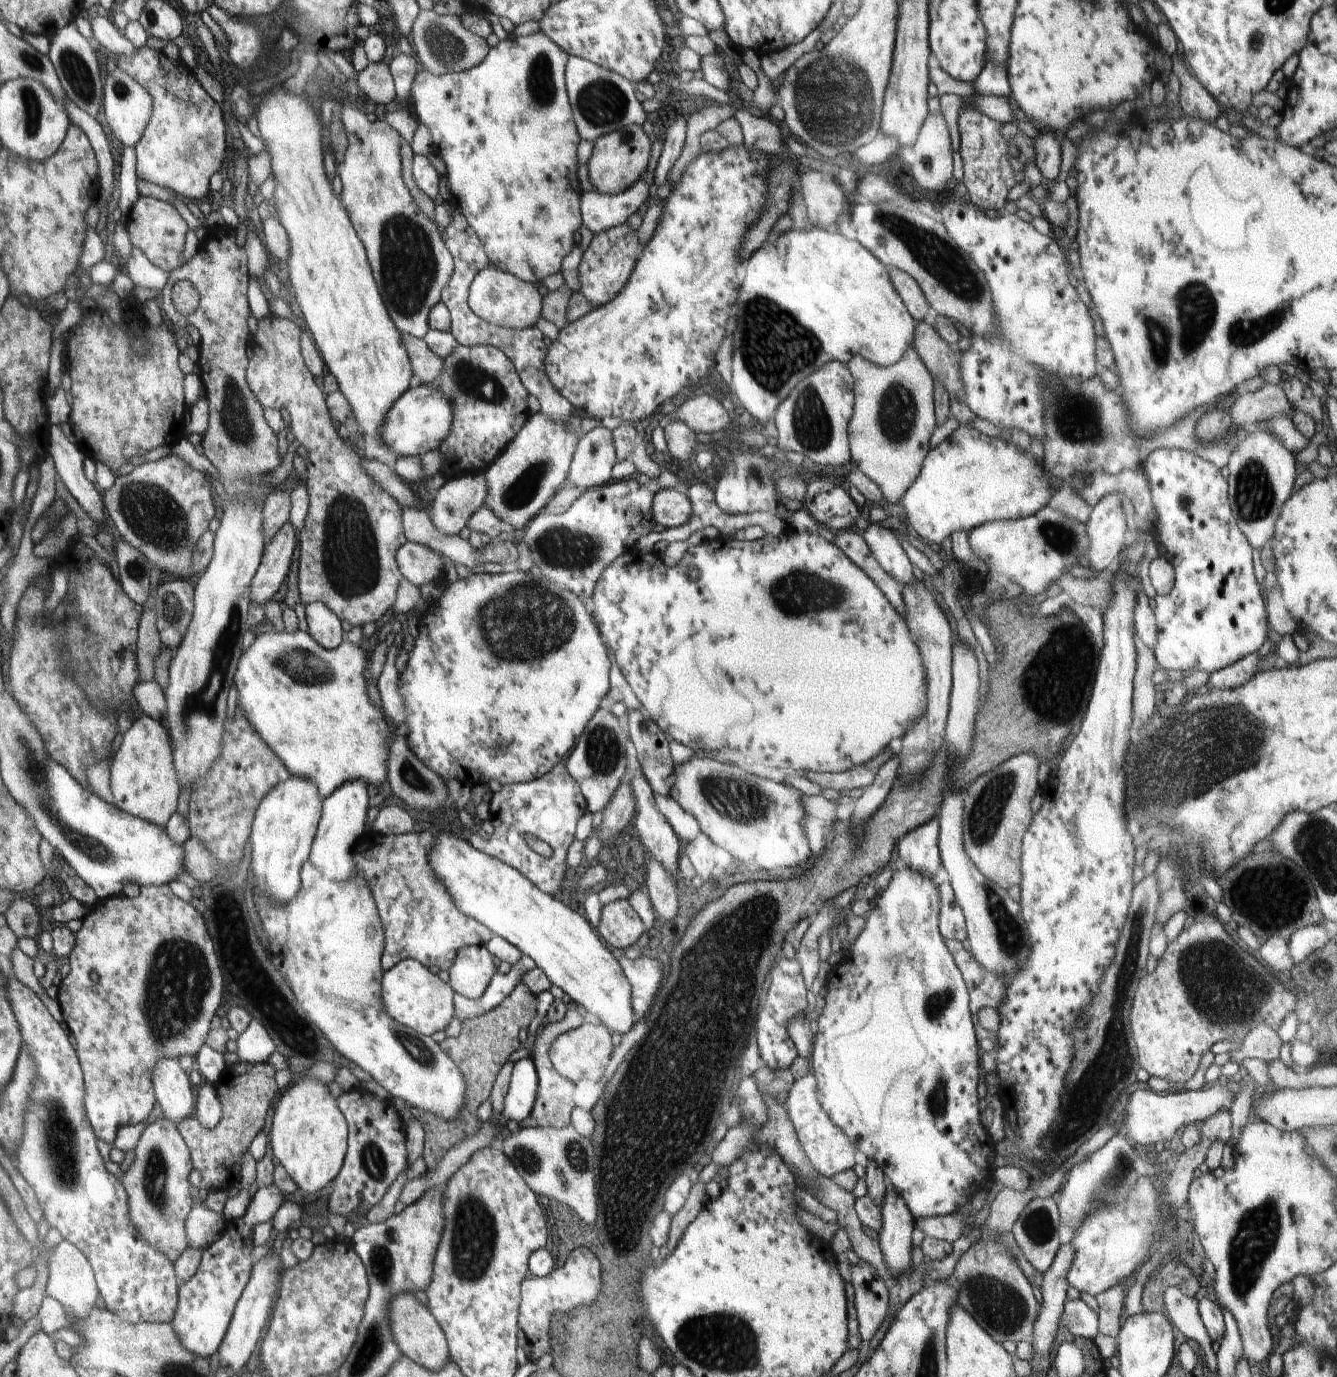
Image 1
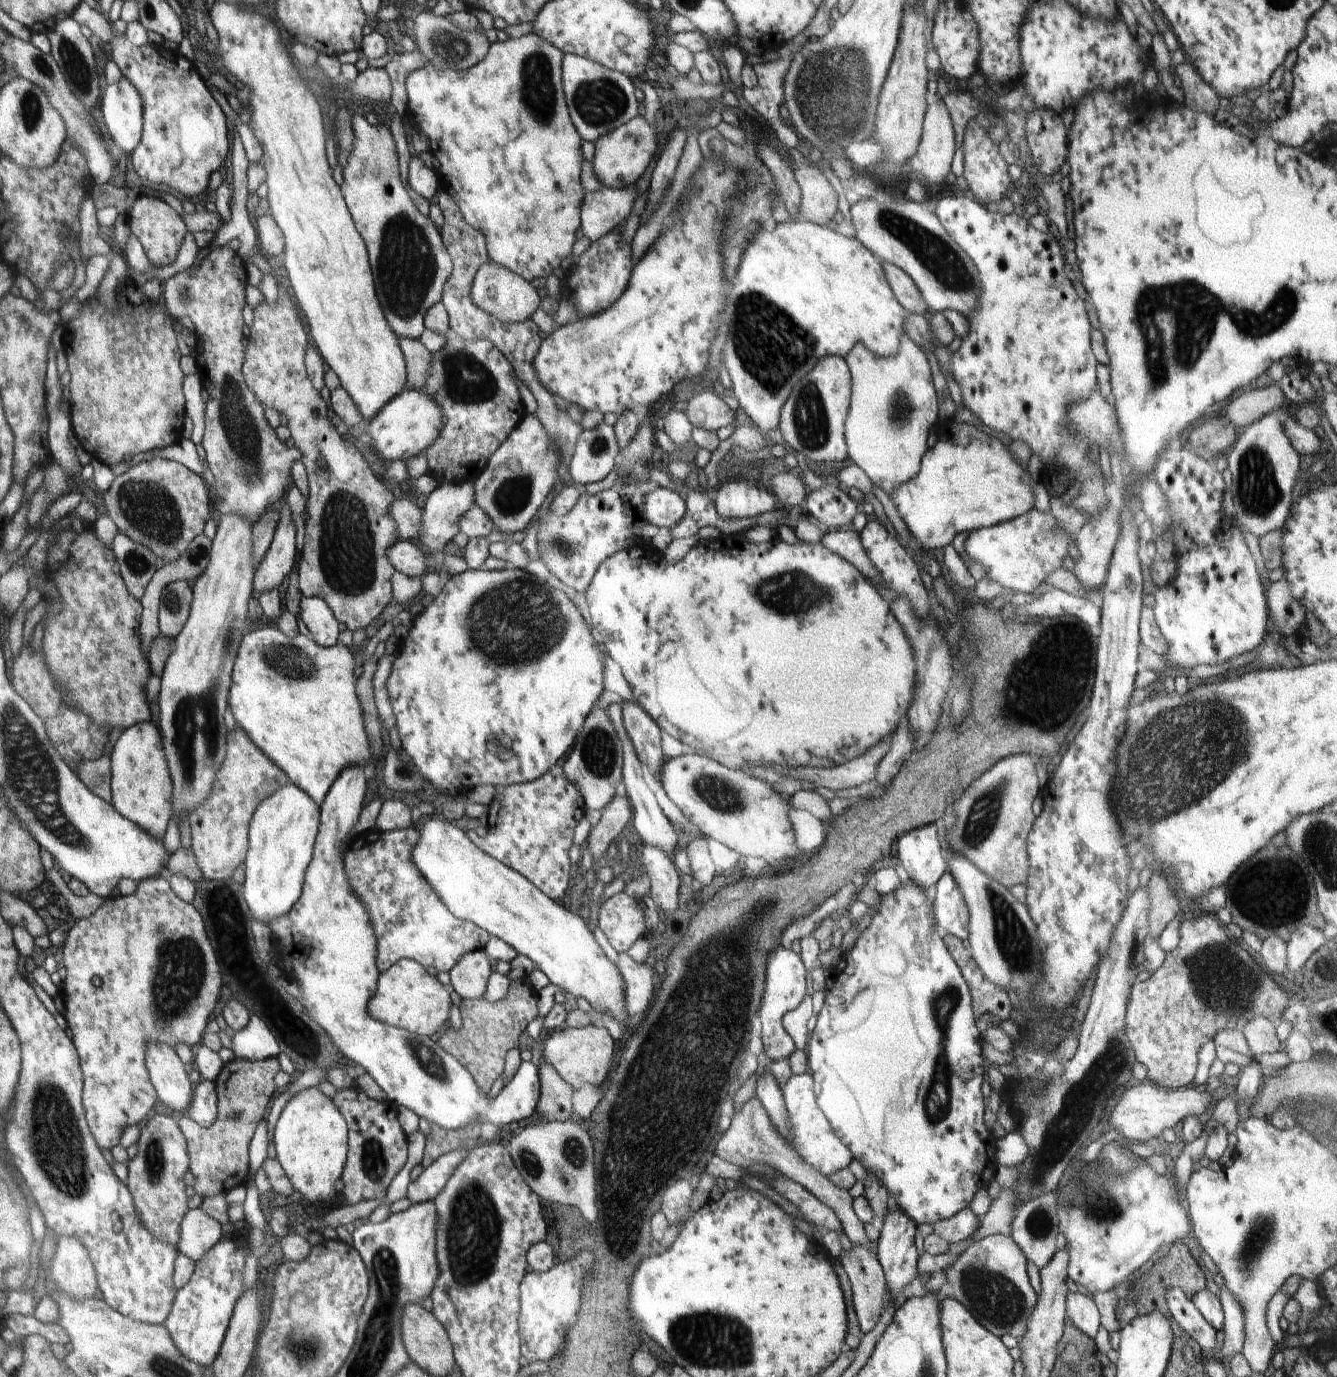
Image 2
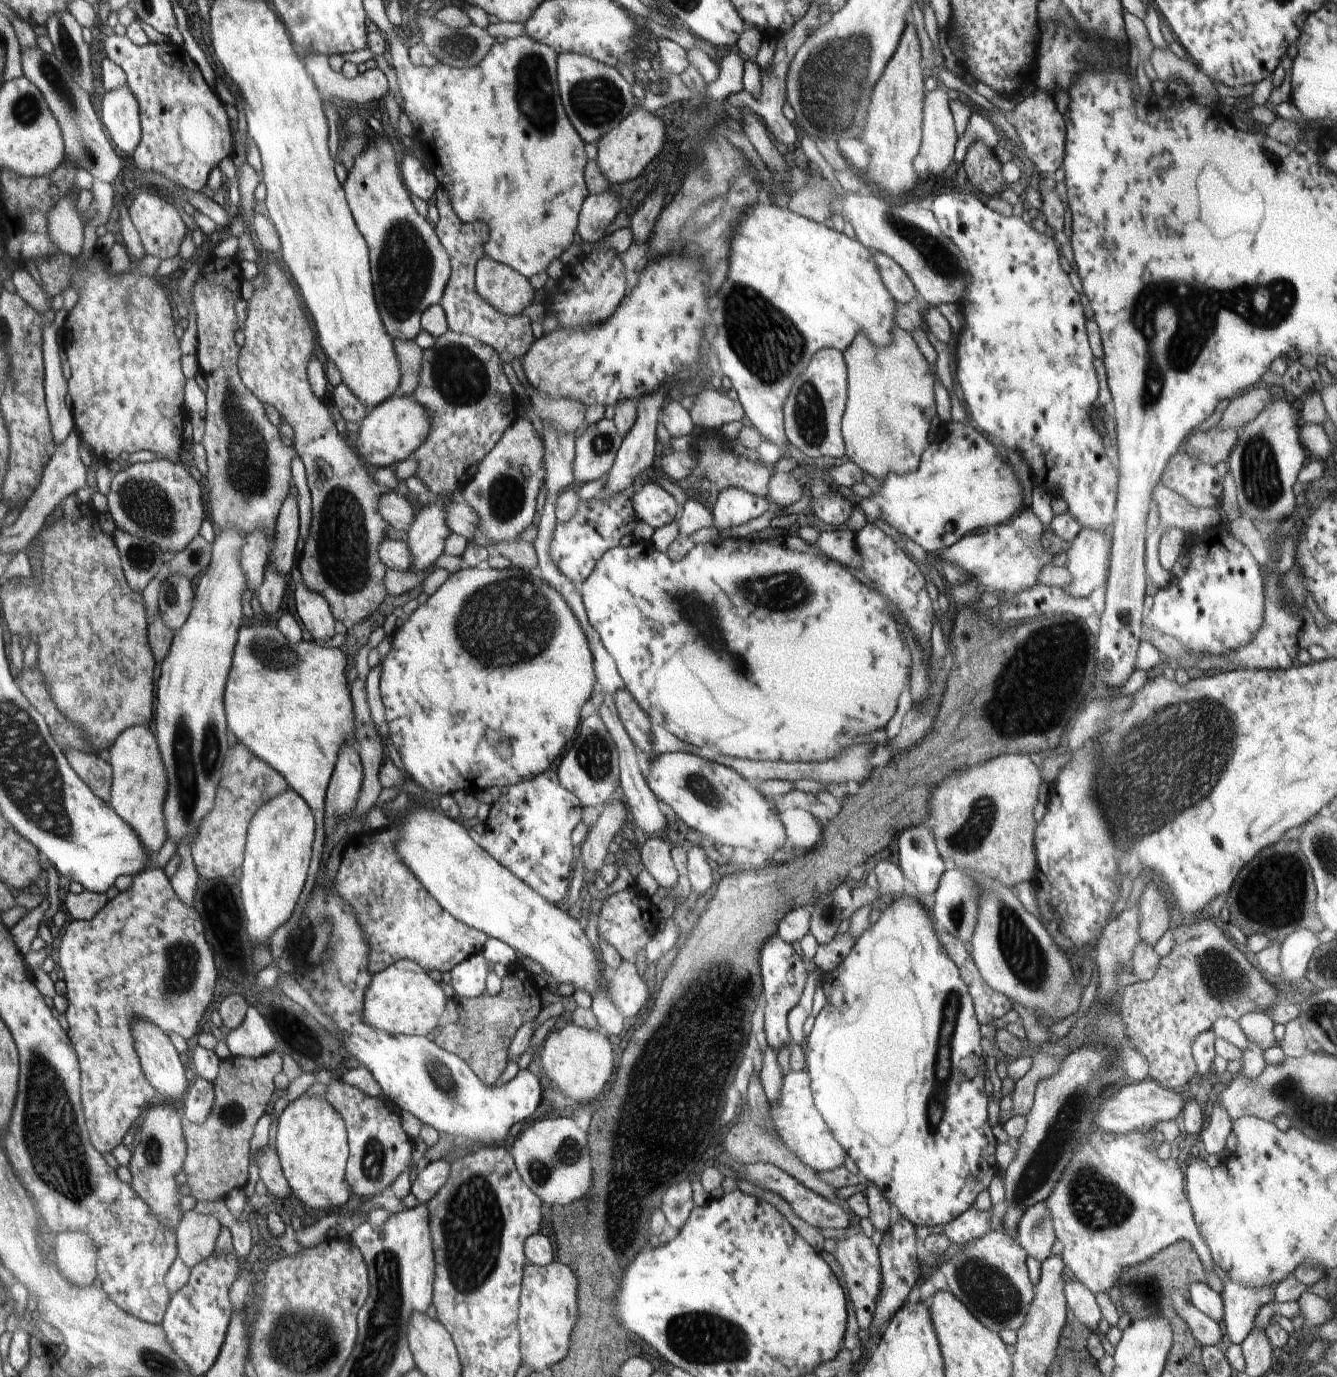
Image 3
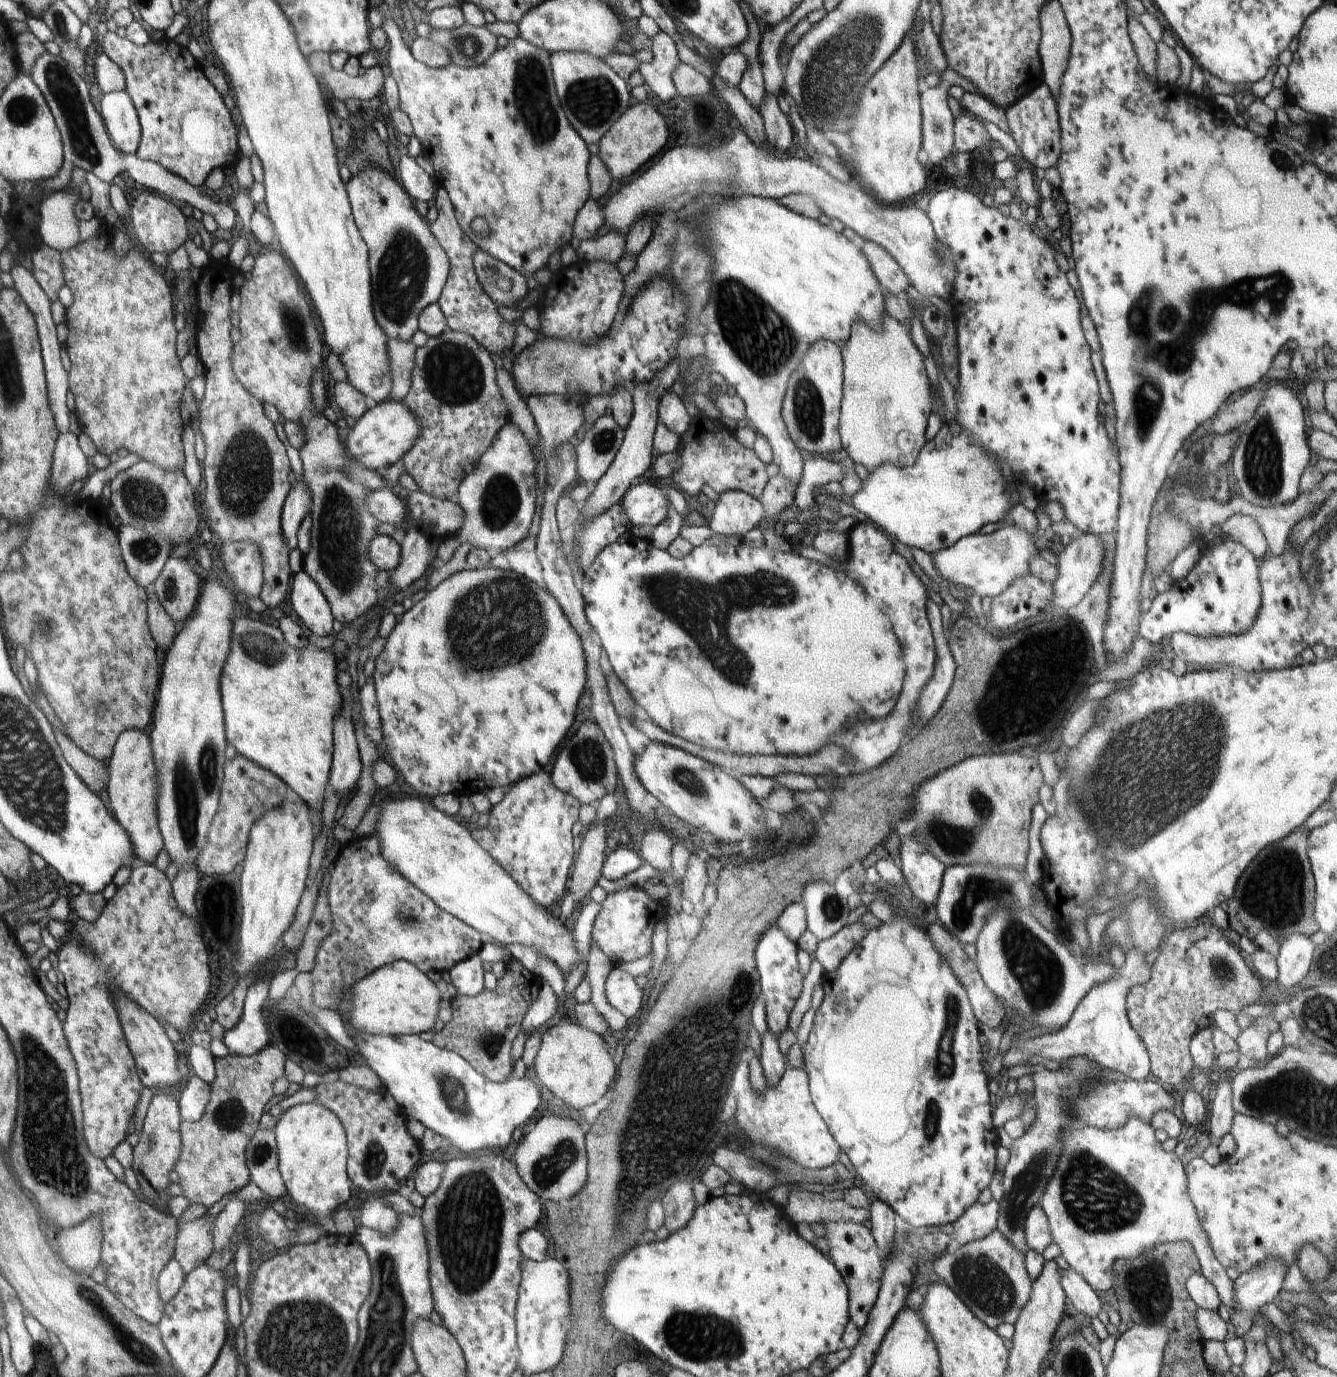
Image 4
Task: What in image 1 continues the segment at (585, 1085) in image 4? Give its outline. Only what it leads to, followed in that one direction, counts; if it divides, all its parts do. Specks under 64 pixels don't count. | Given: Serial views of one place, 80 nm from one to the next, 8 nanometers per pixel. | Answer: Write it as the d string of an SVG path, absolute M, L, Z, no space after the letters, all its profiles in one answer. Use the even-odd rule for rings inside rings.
M584 1022L578 1028L558 1035L558 1038L550 1045L549 1057L554 1068L568 1080L577 1083L580 1079L588 1079L598 1082L603 1076L610 1074L612 1035L602 1023L593 1024Z

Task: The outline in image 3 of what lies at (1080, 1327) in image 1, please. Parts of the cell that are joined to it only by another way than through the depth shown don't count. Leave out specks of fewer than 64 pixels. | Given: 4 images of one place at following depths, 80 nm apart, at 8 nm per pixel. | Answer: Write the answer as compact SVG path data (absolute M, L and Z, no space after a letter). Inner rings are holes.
M1072 1280L1064 1285L1064 1292L1067 1307L1072 1310L1078 1322L1096 1333L1102 1316L1095 1294L1090 1292L1080 1281L1074 1282Z

